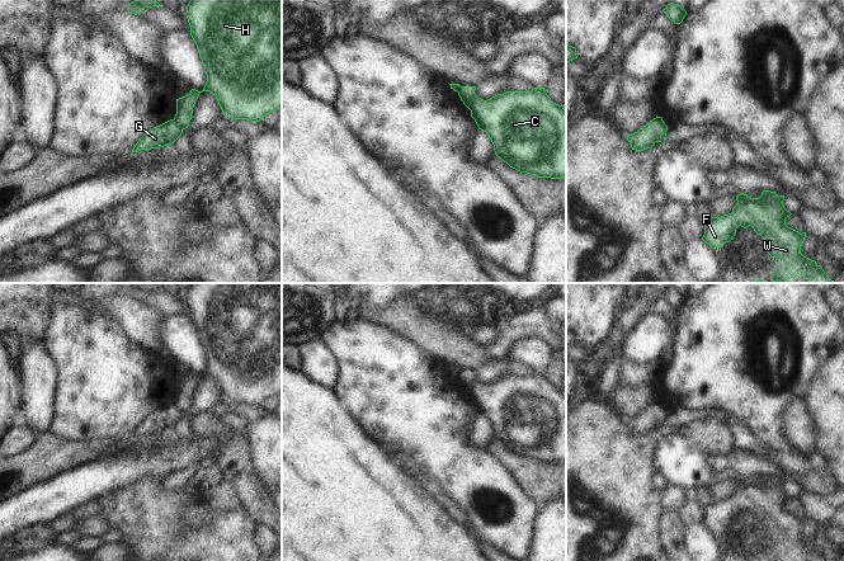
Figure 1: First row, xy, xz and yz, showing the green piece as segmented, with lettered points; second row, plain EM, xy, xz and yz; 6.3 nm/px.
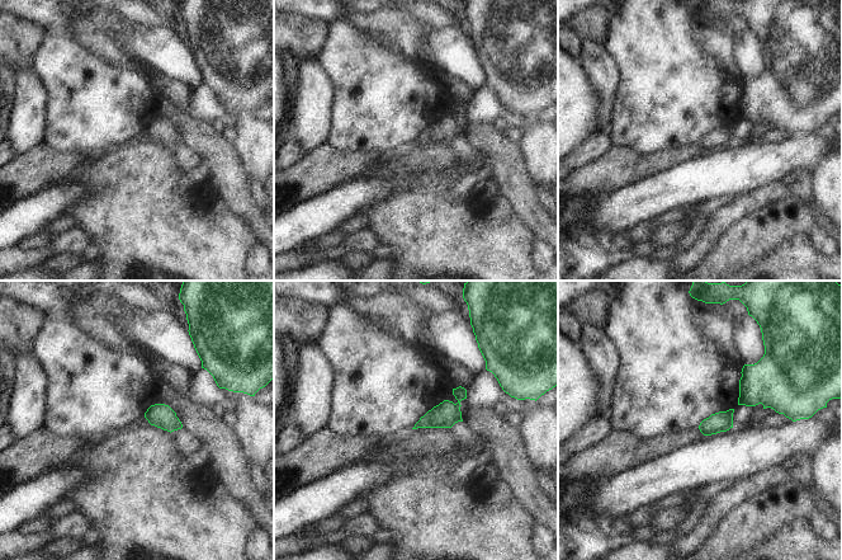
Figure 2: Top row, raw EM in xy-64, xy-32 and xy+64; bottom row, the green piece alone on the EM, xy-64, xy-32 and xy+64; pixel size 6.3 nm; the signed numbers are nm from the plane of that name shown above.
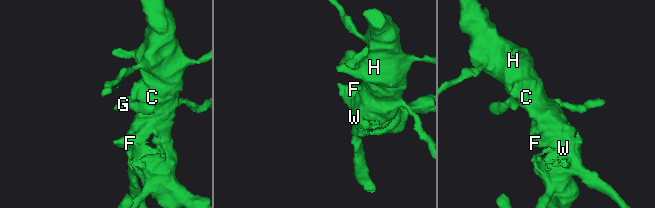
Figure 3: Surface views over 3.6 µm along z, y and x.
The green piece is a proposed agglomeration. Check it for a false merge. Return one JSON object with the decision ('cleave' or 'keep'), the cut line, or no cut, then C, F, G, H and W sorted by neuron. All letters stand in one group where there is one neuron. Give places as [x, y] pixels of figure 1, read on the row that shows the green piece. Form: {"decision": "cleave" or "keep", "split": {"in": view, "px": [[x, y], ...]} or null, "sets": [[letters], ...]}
{"decision": "cleave", "split": {"in": "xy", "px": [[173, 119], [182, 130]]}, "sets": [["C", "F", "H", "W"], ["G"]]}

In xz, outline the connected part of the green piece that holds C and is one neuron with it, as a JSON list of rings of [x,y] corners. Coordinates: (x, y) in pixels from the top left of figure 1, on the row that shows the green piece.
[[[461,86],[458,95],[471,110],[478,129],[489,135],[498,157],[520,173],[538,178],[566,179],[566,105],[553,103],[544,88],[533,88],[531,91],[506,91],[487,100],[478,98],[475,90],[476,86]]]

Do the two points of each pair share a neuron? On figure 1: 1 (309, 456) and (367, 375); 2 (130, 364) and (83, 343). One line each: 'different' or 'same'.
1: different
2: same

